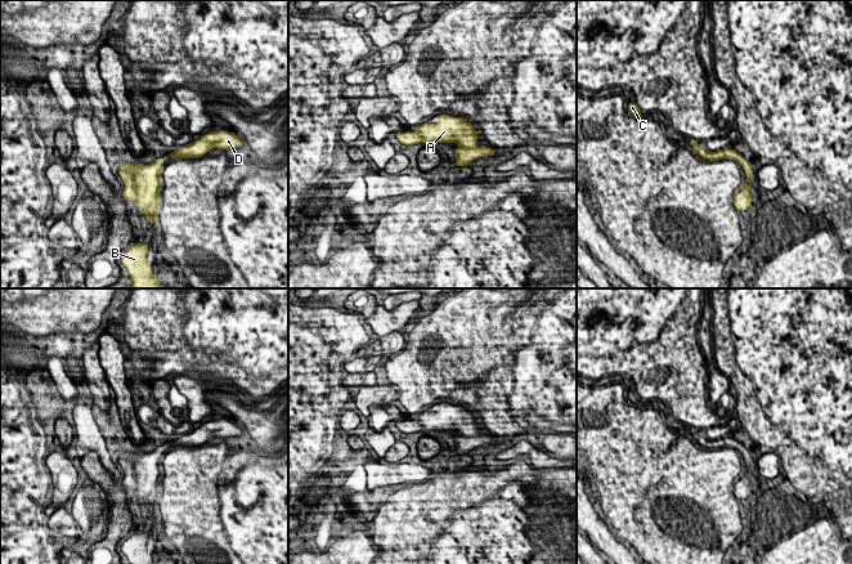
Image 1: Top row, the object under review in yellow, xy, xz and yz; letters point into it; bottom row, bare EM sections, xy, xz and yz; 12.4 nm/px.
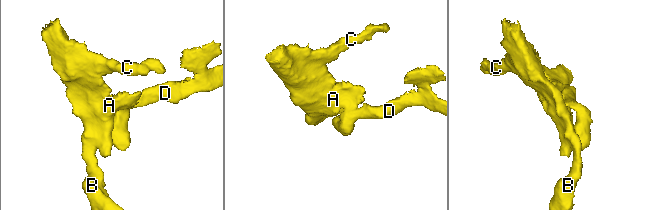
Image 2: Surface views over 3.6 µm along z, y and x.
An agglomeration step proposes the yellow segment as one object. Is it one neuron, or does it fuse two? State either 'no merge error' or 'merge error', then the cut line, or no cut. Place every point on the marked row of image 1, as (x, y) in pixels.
no merge error; no cut

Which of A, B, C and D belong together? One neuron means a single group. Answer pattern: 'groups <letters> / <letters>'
groups A B C D

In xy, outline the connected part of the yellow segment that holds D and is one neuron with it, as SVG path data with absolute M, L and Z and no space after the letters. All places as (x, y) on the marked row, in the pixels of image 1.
M227 130L211 131L202 135L199 139L194 140L192 144L187 144L181 148L176 148L174 152L169 153L171 160L176 158L199 158L203 157L210 149L234 149L241 148L245 142L242 142L236 133L229 133Z

